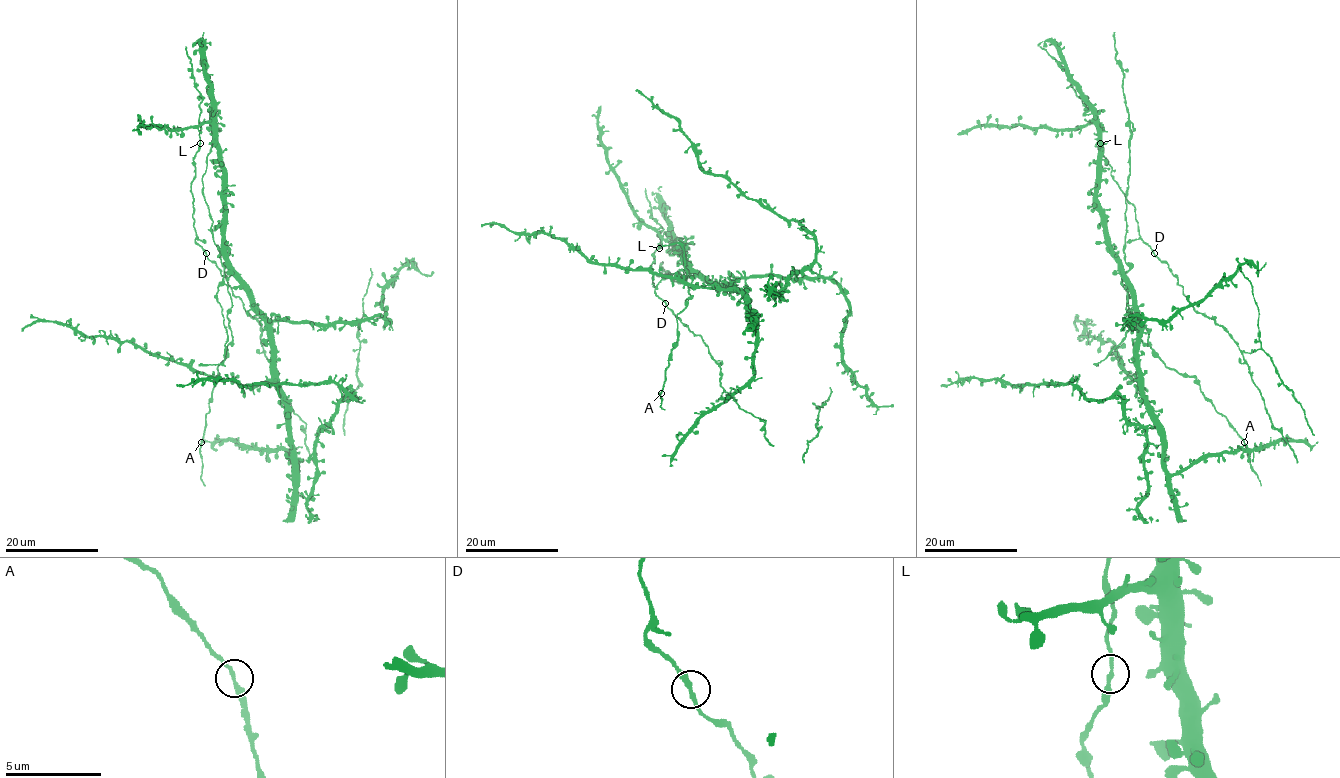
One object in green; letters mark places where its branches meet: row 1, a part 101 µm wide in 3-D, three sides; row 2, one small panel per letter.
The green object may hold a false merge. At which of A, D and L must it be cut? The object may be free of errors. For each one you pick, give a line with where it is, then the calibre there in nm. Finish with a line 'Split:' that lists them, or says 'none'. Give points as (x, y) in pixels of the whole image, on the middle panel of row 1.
Split: none

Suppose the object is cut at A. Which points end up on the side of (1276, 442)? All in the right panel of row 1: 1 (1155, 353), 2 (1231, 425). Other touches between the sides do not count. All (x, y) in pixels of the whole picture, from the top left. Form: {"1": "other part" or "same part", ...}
{"1": "other part", "2": "other part"}

